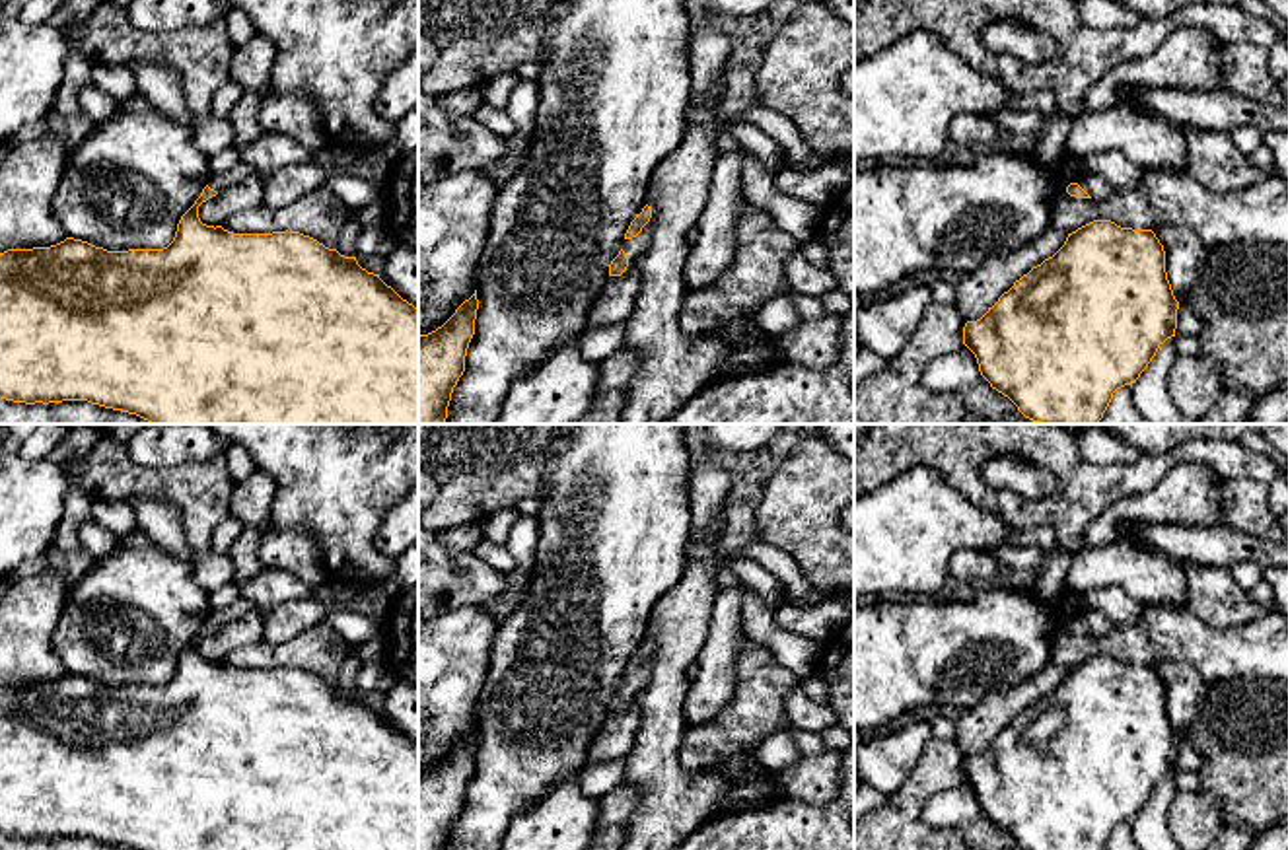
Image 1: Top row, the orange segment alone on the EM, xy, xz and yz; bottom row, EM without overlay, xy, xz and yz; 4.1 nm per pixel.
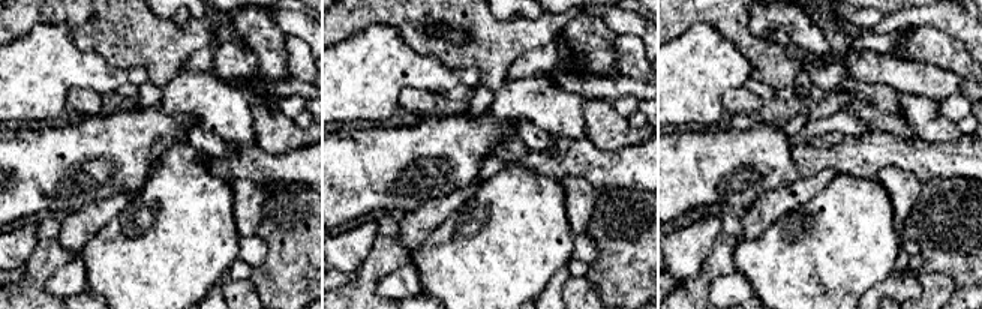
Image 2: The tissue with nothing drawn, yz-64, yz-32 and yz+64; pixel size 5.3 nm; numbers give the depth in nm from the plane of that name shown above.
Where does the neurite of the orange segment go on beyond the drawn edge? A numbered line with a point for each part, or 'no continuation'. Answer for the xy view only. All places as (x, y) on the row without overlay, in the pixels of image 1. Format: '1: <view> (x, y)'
1: xy (218, 617)

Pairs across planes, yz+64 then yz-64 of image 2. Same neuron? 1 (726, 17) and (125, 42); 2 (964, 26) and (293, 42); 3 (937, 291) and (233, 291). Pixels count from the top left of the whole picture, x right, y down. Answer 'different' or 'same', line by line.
1: same
2: different
3: same

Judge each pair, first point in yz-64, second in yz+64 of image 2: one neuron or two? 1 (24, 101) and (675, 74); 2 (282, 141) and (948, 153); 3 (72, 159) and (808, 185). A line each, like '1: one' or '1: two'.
1: one
2: two
3: two

